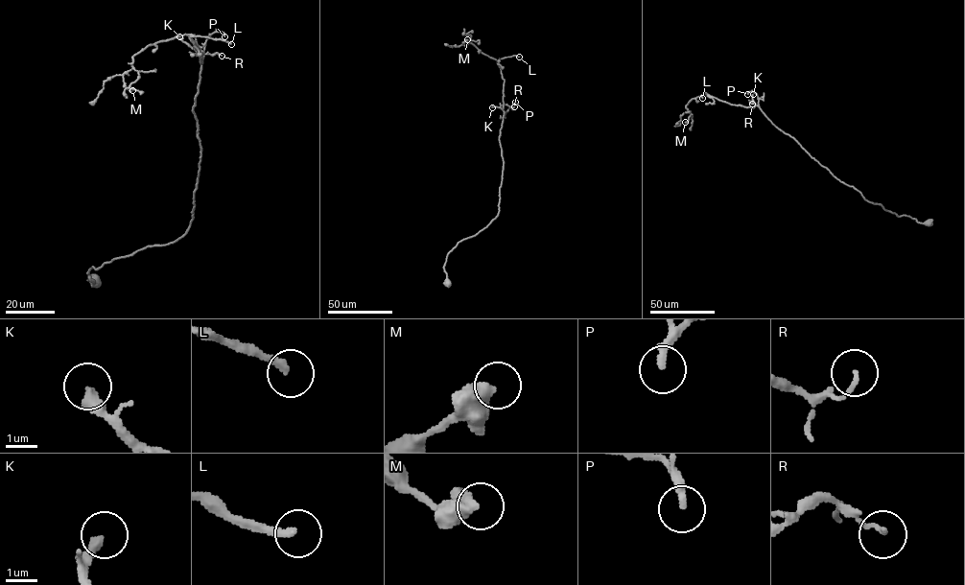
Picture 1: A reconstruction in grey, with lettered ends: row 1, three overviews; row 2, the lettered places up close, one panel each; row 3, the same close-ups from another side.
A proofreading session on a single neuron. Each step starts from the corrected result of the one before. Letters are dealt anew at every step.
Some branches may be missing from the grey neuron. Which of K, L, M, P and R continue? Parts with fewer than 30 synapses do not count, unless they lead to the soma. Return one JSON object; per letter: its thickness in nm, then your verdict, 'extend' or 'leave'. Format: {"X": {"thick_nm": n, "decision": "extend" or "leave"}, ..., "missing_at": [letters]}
{"K": {"thick_nm": 340, "decision": "leave"}, "L": {"thick_nm": 240, "decision": "extend"}, "M": {"thick_nm": 550, "decision": "leave"}, "P": {"thick_nm": 280, "decision": "leave"}, "R": {"thick_nm": 130, "decision": "leave"}, "missing_at": ["L"]}

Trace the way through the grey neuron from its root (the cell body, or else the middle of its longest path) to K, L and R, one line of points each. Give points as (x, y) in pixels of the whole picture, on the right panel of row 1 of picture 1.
K: (927, 222), (898, 216), (840, 181), (776, 127), (753, 101), (753, 94)
L: (927, 222), (898, 216), (866, 200), (778, 128), (756, 105), (731, 105), (707, 94), (702, 98)
R: (927, 222), (898, 216), (866, 200), (752, 104)

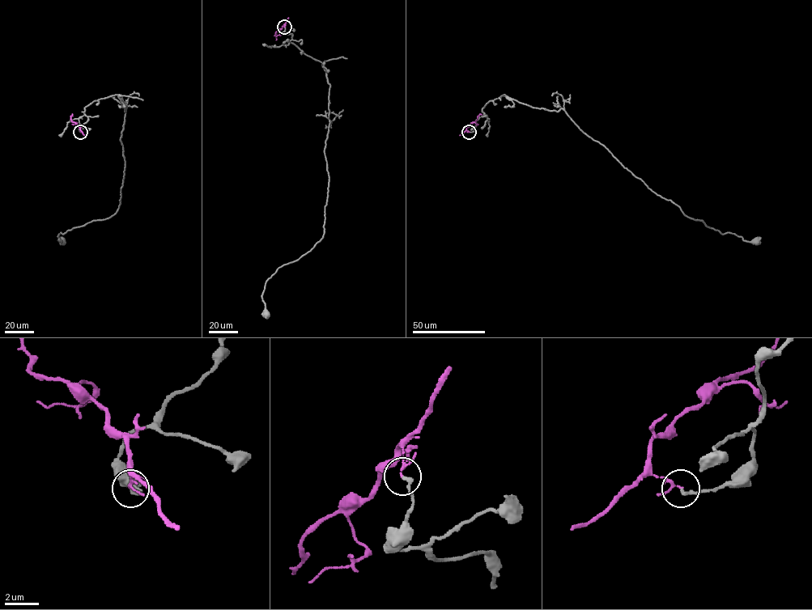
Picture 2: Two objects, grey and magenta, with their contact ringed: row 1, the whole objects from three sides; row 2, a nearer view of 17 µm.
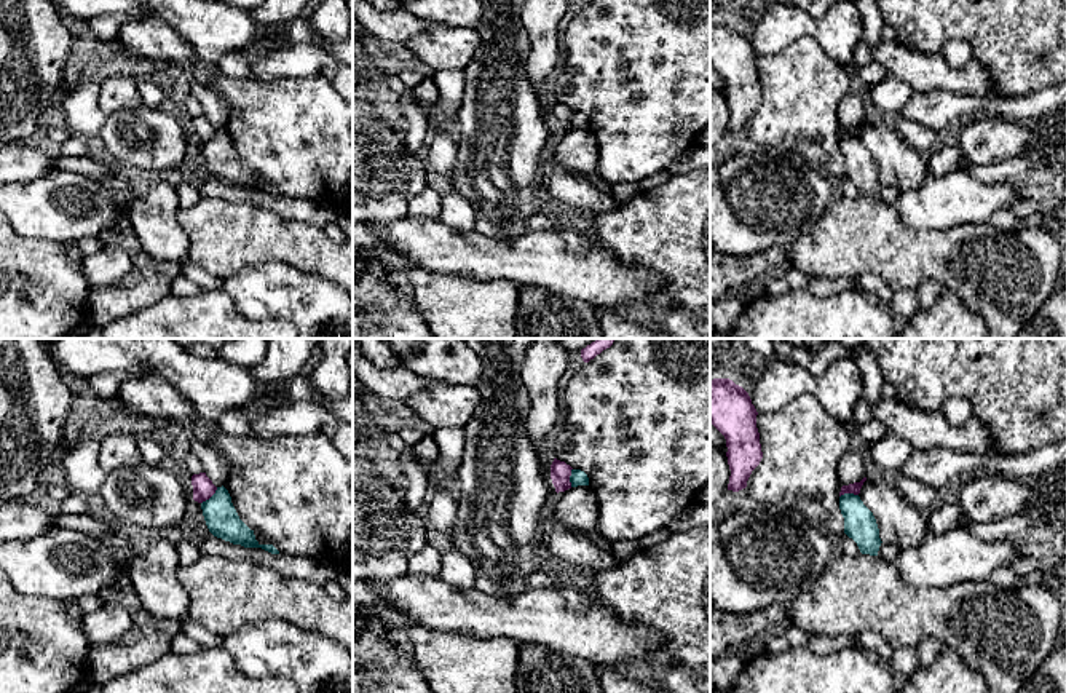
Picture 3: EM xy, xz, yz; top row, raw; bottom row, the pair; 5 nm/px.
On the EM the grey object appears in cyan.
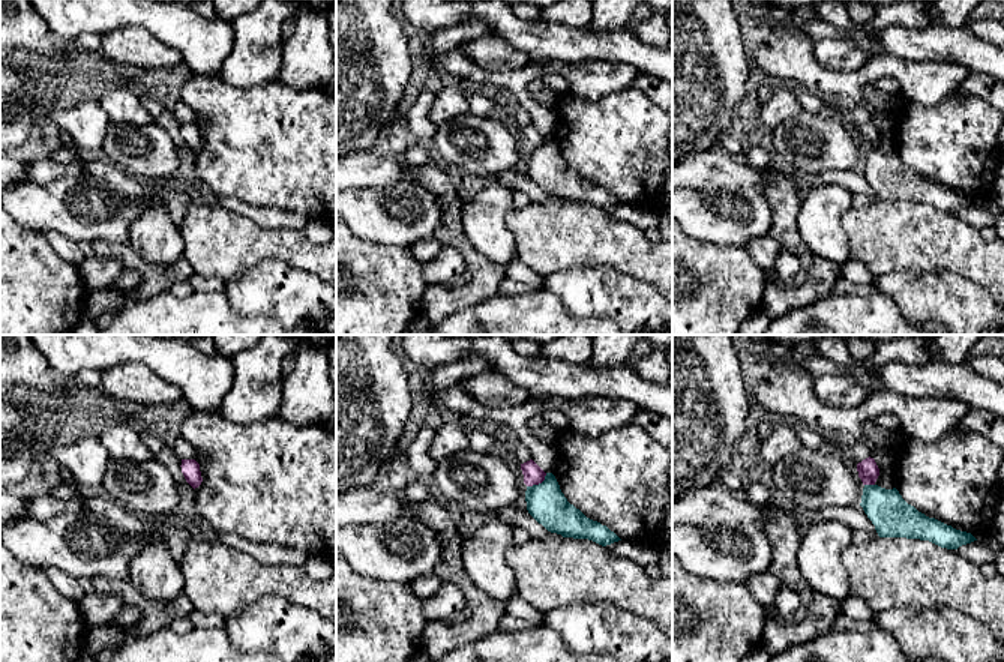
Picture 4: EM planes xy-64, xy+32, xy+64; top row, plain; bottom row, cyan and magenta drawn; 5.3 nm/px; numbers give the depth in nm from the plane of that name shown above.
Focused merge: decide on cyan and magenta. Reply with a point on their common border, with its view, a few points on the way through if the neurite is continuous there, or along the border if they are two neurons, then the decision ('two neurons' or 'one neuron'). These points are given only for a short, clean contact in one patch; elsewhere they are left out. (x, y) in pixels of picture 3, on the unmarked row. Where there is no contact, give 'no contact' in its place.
contact xy (211, 139); border xy (217, 130), (201, 146); two neurons

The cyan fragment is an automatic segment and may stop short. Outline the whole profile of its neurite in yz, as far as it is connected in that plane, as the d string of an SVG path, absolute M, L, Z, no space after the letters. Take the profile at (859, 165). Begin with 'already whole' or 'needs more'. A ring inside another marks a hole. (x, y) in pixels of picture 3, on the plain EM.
already whole; M854 136L841 137L839 152L844 160L844 176L857 185L862 196L878 198L882 185L879 171L873 155L860 139Z

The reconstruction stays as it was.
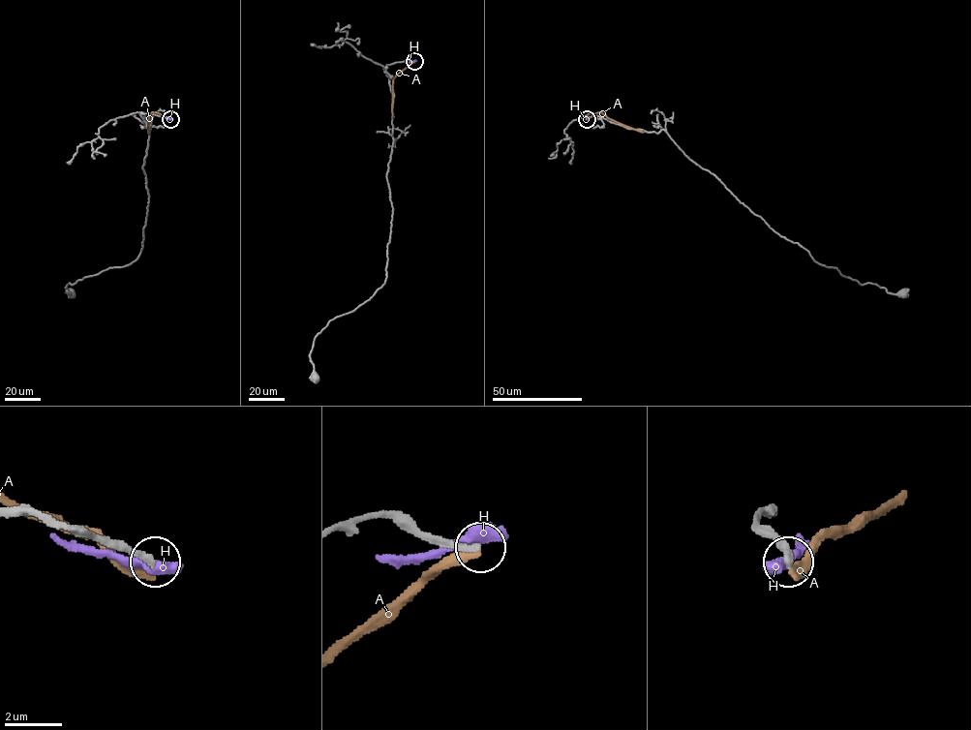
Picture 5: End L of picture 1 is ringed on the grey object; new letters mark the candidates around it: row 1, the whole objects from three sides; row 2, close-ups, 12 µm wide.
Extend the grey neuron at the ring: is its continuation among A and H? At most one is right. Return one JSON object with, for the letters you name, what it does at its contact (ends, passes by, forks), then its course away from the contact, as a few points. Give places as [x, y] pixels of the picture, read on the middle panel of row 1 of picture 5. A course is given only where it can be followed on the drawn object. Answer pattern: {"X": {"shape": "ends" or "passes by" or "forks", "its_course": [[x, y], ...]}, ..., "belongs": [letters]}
{"belongs": []}

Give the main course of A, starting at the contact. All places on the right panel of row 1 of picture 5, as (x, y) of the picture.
A: (587, 119), (600, 112), (643, 132)

